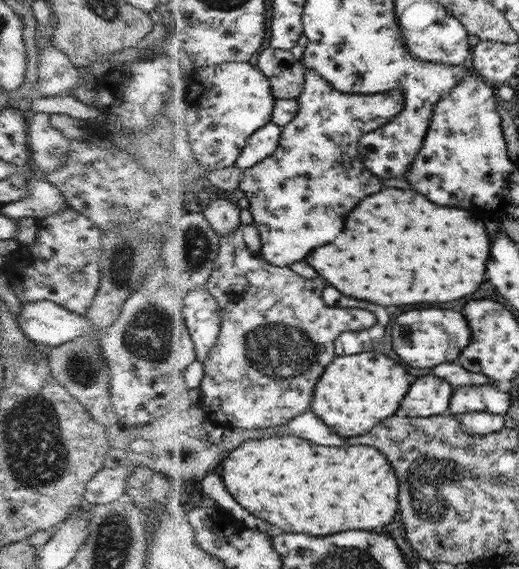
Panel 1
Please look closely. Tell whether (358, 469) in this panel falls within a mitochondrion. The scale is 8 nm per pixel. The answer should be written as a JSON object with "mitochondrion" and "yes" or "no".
{"mitochondrion":"no"}

